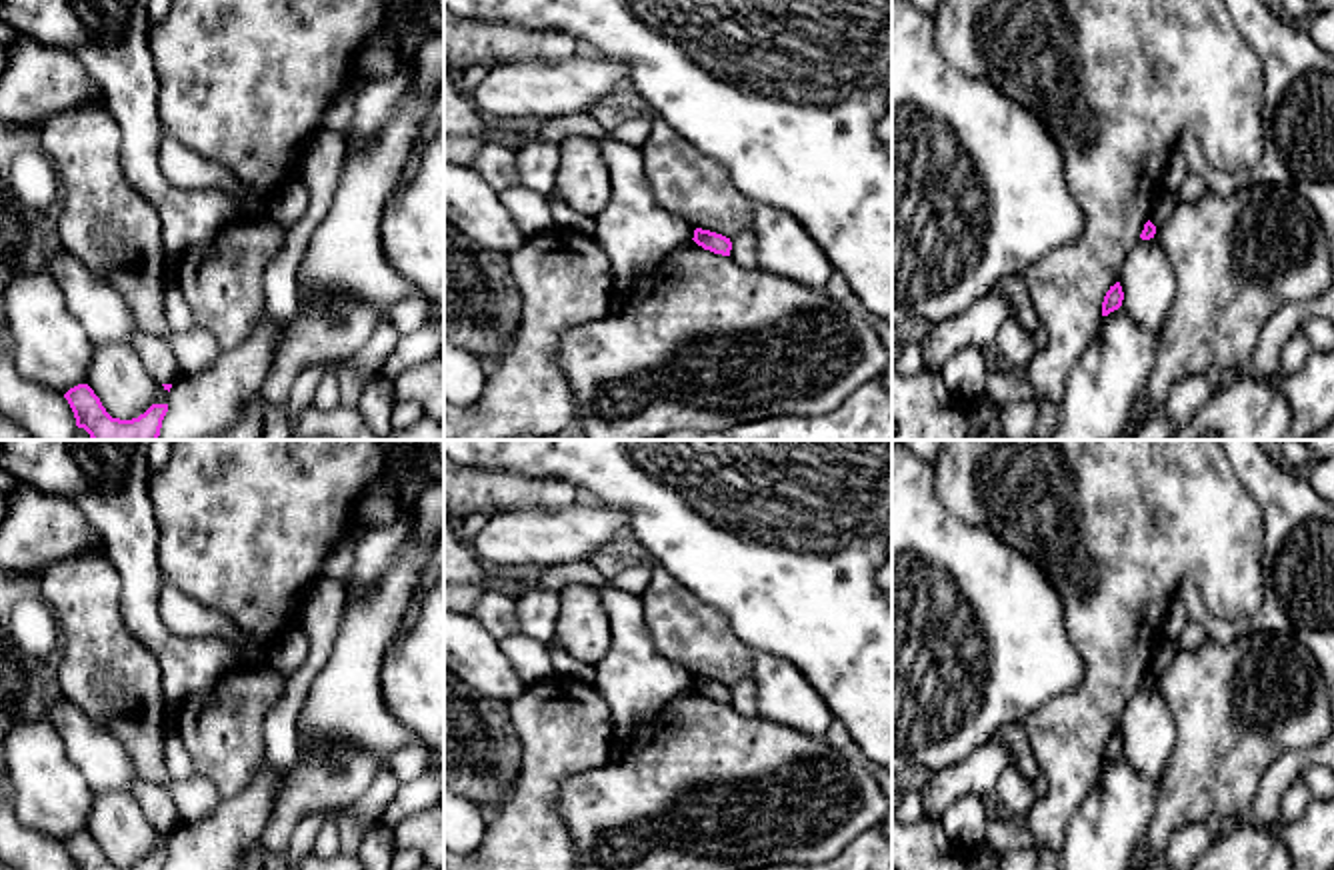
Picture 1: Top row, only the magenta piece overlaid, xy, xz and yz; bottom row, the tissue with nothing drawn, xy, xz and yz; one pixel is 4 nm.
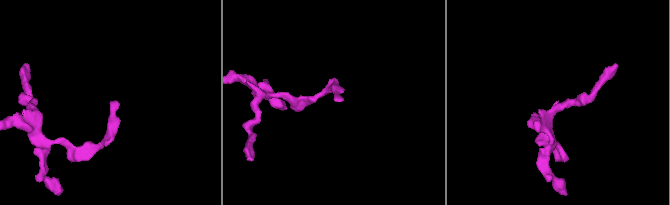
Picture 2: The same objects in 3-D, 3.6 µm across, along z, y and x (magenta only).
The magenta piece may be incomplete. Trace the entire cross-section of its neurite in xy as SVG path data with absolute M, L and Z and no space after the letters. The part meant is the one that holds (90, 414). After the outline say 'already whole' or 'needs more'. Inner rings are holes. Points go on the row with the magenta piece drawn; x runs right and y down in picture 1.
M88 384L70 388L68 400L76 426L84 428L92 440L158 440L168 404L152 404L132 420L112 418Z | already whole

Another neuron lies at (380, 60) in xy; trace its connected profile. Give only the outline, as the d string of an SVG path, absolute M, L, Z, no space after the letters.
M372 44L362 56L364 74L370 80L392 78L404 64L400 46L392 48L388 44Z

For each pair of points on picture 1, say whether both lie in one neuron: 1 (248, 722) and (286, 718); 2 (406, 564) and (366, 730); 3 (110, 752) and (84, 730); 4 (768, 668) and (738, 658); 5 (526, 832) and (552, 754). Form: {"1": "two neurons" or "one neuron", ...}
{"1": "two neurons", "2": "one neuron", "3": "one neuron", "4": "two neurons", "5": "one neuron"}

